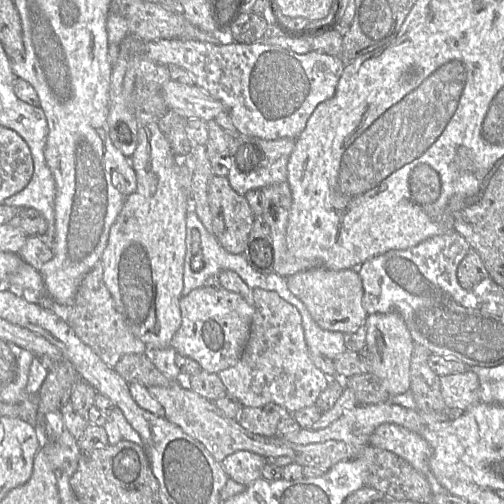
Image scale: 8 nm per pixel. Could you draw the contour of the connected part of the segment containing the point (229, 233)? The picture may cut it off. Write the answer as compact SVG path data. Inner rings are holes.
M213 175L208 200L212 233L225 250L243 254L255 219L247 199L231 187L226 176Z

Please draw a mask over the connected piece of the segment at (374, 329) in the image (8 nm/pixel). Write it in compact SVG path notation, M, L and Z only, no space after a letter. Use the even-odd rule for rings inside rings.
M397 312L375 313L367 316L365 326L365 348L371 355L372 373L381 379L390 397L405 393L410 389L410 365L415 343L404 319Z

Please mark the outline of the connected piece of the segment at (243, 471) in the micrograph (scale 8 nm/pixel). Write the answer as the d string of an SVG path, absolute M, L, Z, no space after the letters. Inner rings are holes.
M246 450L236 451L221 462L225 472L237 483L245 486L262 478L262 470L269 459Z

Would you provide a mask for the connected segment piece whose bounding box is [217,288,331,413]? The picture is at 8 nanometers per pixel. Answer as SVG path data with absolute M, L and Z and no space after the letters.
M253 288L253 297L254 315L244 352L236 365L217 373L226 387L227 394L239 400L244 407L261 407L274 403L291 413L314 405L320 394L328 387L331 379L312 361L299 311L275 291Z

